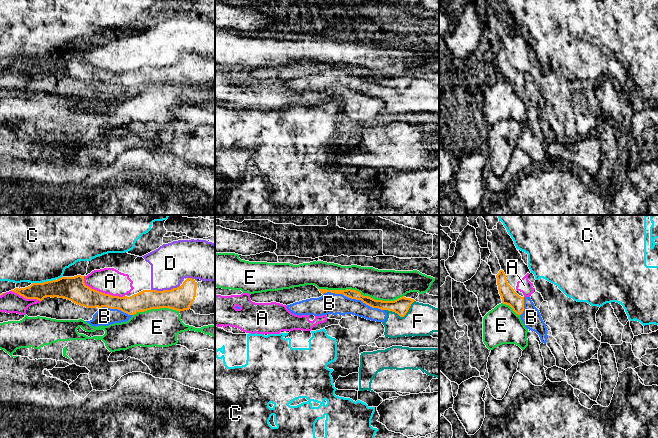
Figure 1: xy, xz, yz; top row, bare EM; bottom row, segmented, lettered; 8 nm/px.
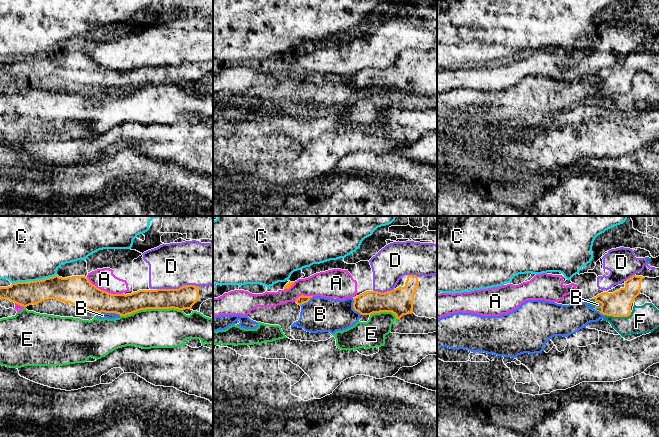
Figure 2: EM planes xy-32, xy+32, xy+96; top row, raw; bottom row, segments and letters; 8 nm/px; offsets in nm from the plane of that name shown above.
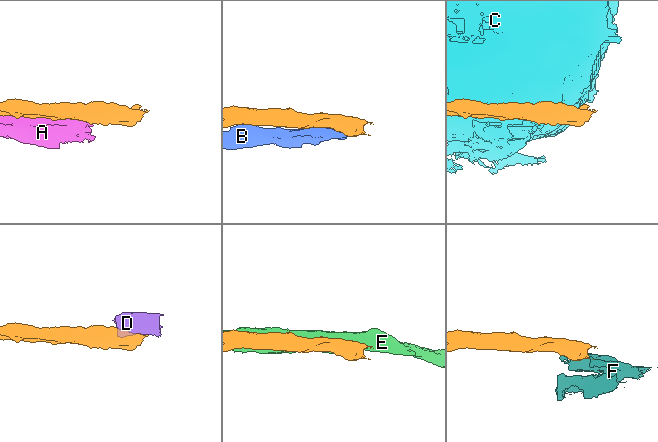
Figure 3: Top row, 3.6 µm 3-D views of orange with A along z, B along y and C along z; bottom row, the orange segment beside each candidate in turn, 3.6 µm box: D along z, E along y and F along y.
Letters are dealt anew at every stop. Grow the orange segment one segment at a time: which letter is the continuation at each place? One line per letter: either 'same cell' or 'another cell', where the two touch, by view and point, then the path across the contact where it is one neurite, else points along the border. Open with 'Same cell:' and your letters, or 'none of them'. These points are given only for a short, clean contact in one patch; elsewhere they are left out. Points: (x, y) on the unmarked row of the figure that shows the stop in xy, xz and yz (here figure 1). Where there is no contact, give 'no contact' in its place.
Same cell: none of them
A: another cell | xy (101, 68)
B: another cell | xz (353, 74)
C: another cell | xy (43, 58)
D: another cell | xy (165, 66)
E: another cell | xz (360, 69)
F: another cell | xz (401, 92) | along xz (414, 76), (403, 92), (384, 86)

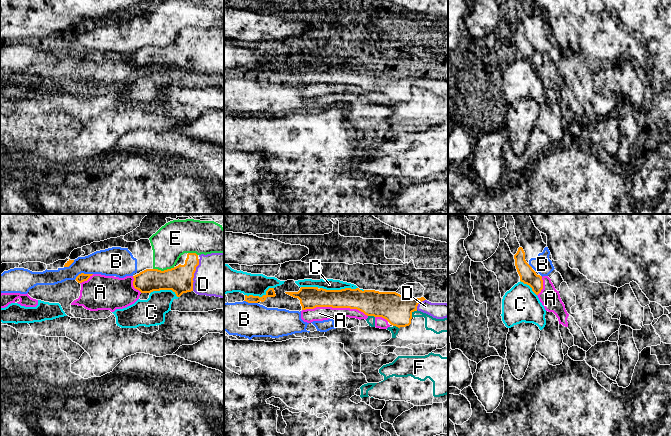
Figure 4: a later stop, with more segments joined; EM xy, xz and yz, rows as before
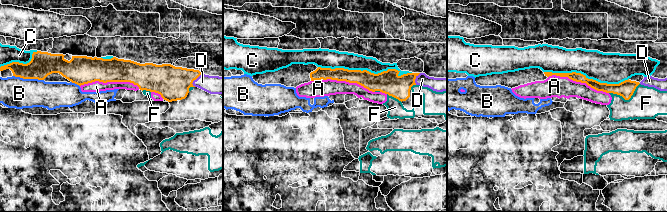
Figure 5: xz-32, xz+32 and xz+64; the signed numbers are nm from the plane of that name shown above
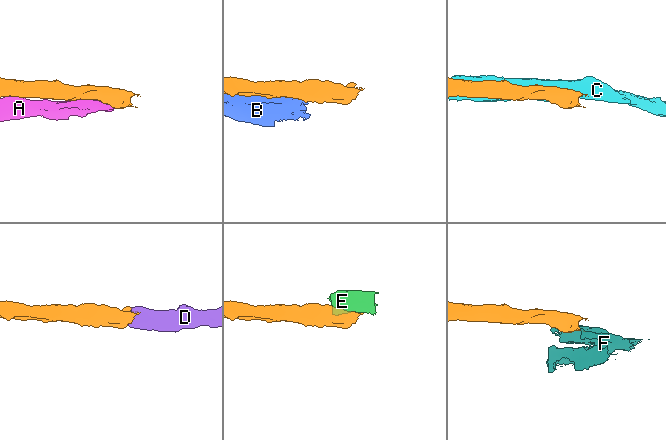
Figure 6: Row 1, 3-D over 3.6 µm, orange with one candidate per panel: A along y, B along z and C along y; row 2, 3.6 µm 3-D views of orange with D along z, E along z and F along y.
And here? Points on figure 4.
Same cell: D
A: another cell | xz (335, 83)
B: another cell | xy (83, 49)
C: another cell | xz (339, 66)
D: same cell | xy (193, 51) | across xy (179, 55), (193, 51), (223, 51)
E: another cell | xy (164, 46)
F: another cell | xz (413, 87) | along xz (417, 86), (411, 92)

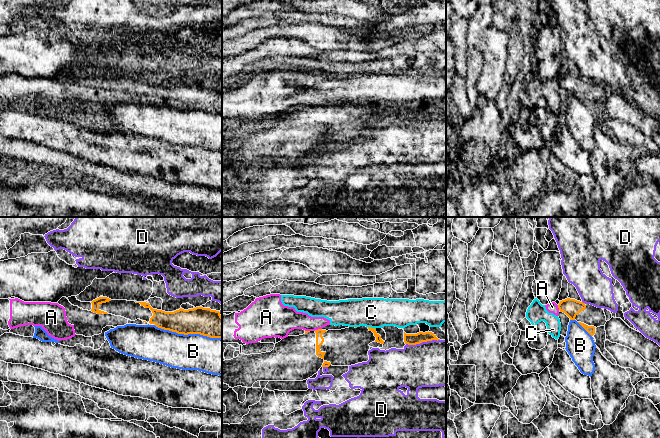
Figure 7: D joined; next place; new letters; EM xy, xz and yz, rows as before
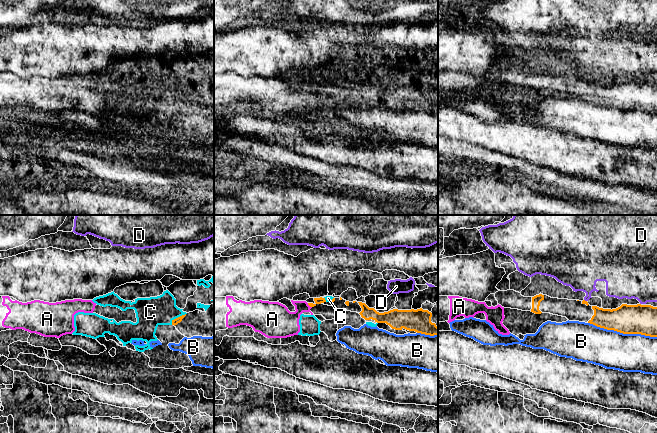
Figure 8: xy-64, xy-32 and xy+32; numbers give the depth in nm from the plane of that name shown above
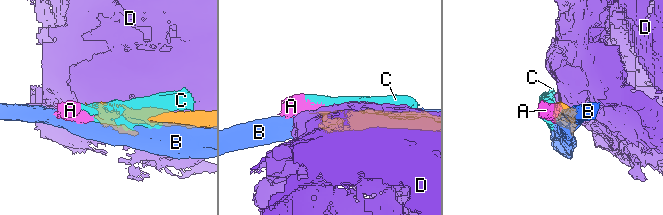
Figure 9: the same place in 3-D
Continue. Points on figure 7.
Same cell: none of them
A: another cell | xz (318, 105) | along xz (321, 104), (314, 106)
B: another cell | xy (188, 109)
C: another cell | xz (372, 104) | along xz (368, 102), (375, 105)
D: another cell | xz (422, 117)

